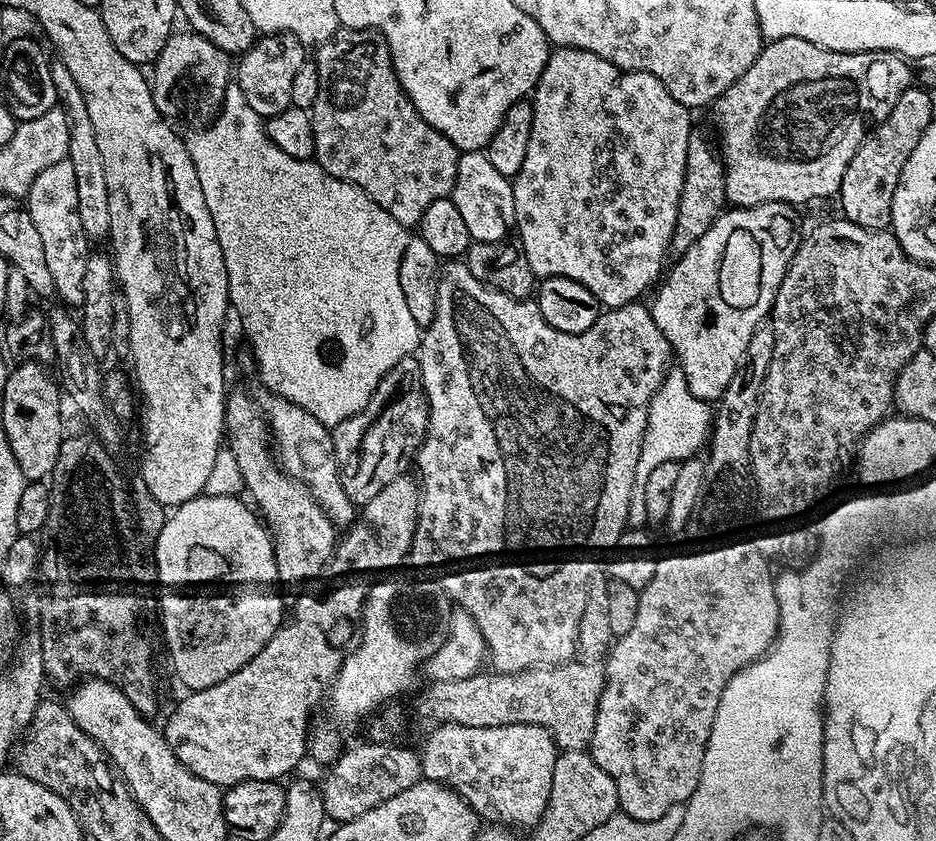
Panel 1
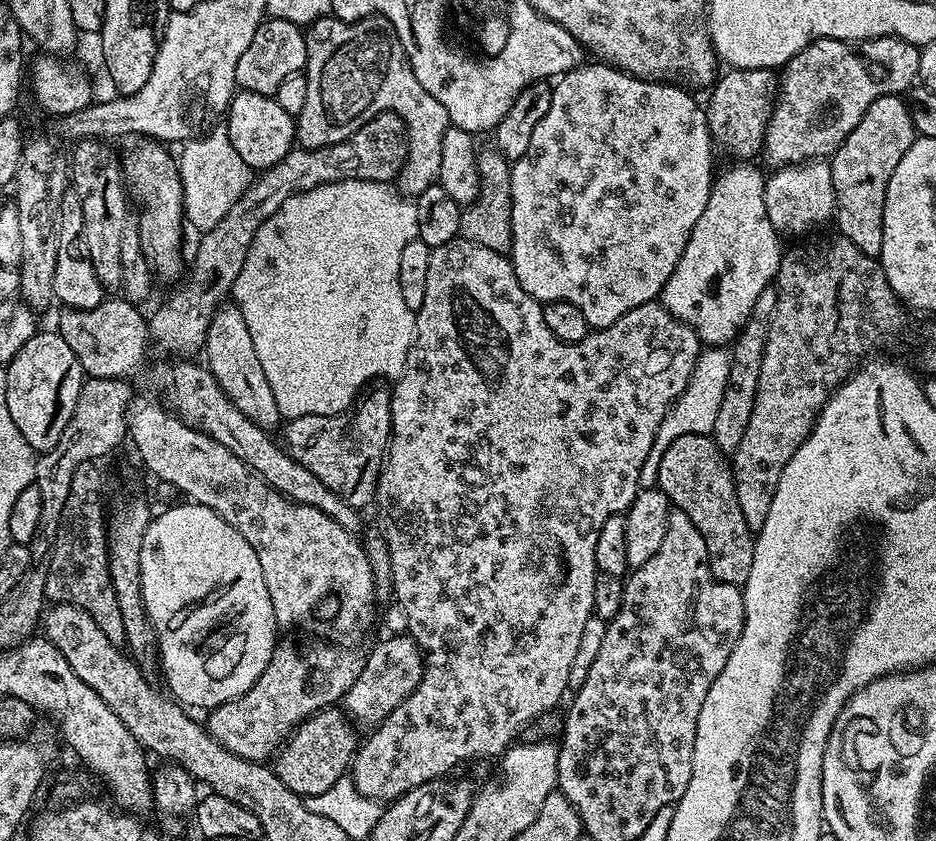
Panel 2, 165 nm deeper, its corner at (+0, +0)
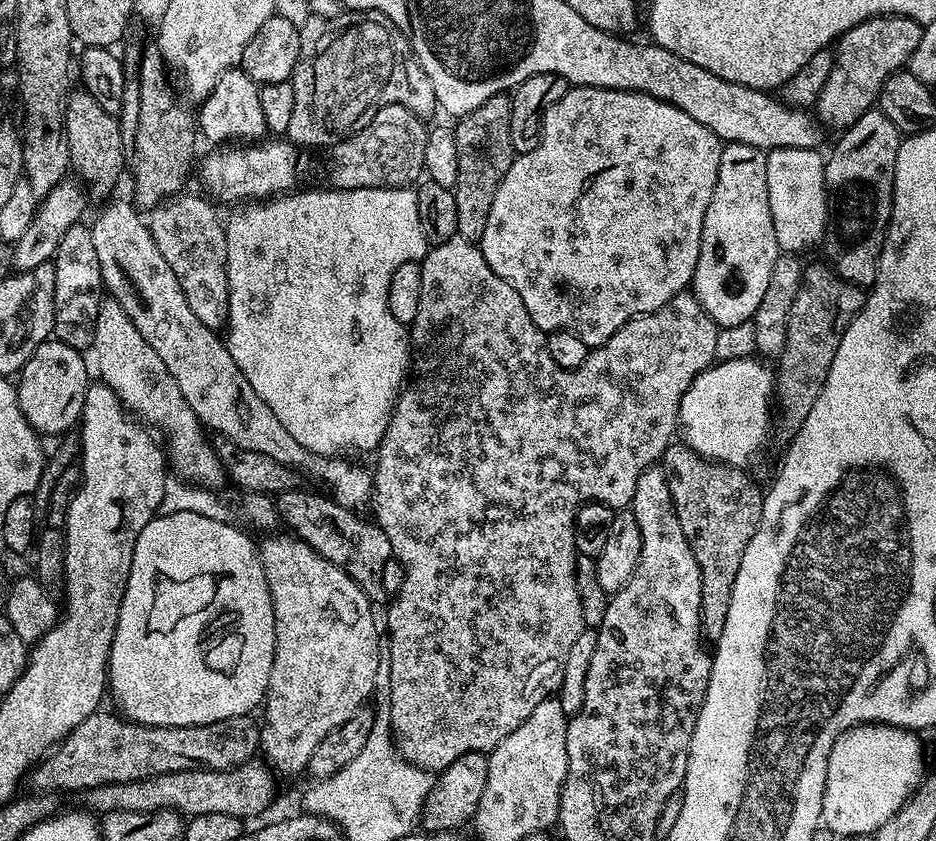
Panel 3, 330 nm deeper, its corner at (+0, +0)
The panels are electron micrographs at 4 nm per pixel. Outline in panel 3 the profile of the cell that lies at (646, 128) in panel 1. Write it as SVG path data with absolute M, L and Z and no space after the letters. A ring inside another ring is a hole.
M569 87L568 92L562 94L562 98L558 98L558 102L554 102L554 106L550 106L550 110L546 110L544 129L540 135L540 145L529 152L519 153L513 159L510 170L506 170L506 174L498 186L498 194L494 194L494 202L490 206L490 218L486 218L486 230L482 230L482 238L478 242L480 252L486 258L490 270L494 270L494 274L498 274L498 278L510 282L510 286L514 286L514 290L518 290L518 298L522 298L522 306L526 306L534 326L538 326L541 332L547 334L558 330L566 330L578 334L578 338L582 338L582 342L586 342L586 346L590 350L602 346L623 324L630 322L635 316L645 316L647 312L658 310L663 304L670 302L670 298L674 298L691 285L692 275L698 266L698 250L702 238L702 226L706 218L706 206L710 206L710 198L714 194L714 186L718 182L718 162L720 161L721 147L721 140L713 132L706 130L706 126L702 126L702 122L694 122L694 118L690 118L690 114L686 114L686 110L678 110L678 106L674 106L670 102L662 102L658 98L646 95L644 92L627 92L626 90L614 90L613 88Z

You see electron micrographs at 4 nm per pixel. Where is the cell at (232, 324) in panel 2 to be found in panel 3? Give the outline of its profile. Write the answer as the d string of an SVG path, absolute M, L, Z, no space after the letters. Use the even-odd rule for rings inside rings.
M177 194L151 209L150 227L154 242L158 242L158 251L162 258L174 270L174 278L178 278L178 286L182 286L182 294L186 294L186 302L190 302L190 310L198 314L202 323L213 330L220 330L228 322L228 271L226 270L226 227L216 213L217 205L211 199L200 196Z

